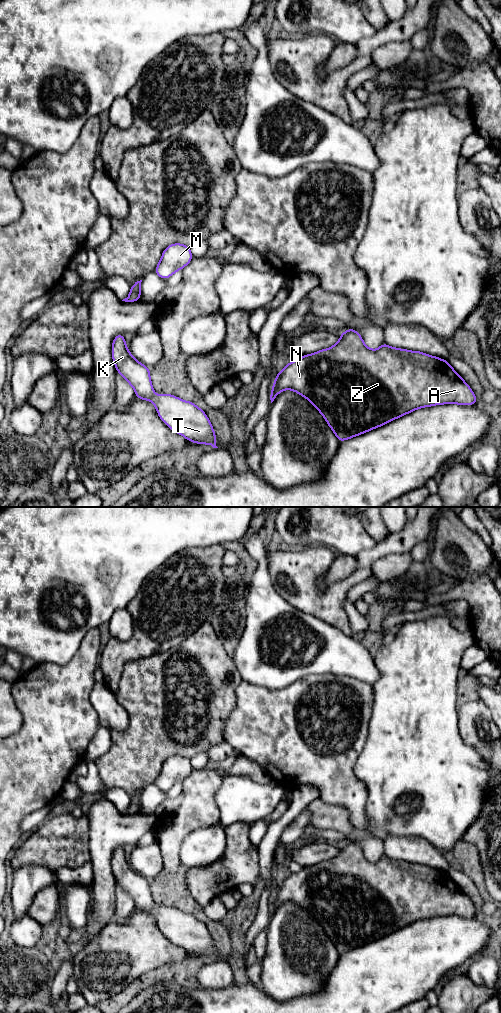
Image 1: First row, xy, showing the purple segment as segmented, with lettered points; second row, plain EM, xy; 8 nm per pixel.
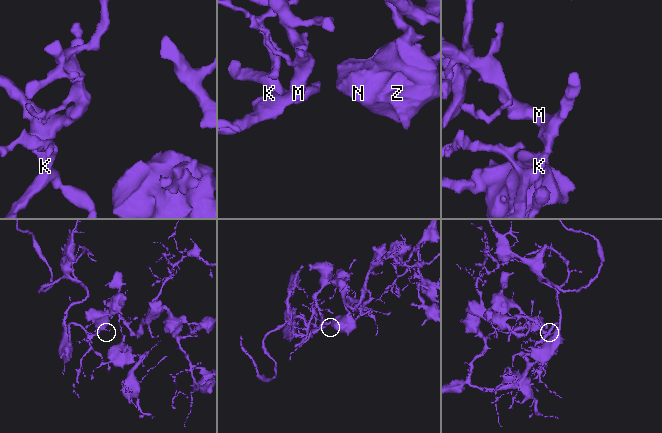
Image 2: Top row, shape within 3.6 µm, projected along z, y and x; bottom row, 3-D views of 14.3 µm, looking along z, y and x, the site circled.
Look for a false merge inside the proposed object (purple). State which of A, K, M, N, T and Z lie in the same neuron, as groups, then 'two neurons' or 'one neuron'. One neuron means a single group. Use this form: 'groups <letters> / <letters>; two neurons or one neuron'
groups A K M N T Z; one neuron

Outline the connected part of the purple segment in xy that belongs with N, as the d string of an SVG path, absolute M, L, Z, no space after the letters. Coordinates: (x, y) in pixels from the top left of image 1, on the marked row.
M353 328L340 334L340 340L328 349L303 355L280 370L272 386L270 400L283 390L293 390L308 399L322 414L339 442L385 425L416 409L441 404L474 405L477 397L449 362L419 351L388 346L385 342L376 350L368 348Z

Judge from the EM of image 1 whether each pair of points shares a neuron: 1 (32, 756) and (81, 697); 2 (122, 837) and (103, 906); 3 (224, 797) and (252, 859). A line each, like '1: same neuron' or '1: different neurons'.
1: same neuron
2: same neuron
3: different neurons

